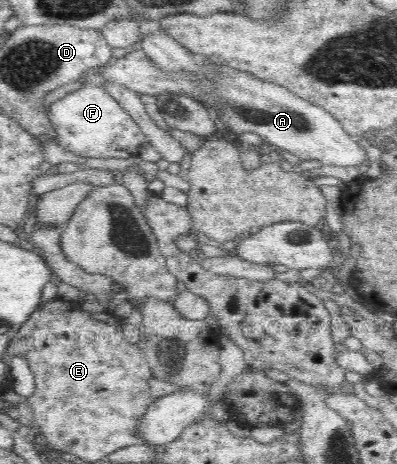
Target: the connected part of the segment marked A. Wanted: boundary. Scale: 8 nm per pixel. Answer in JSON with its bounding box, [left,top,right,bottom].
[99,50,369,166]

